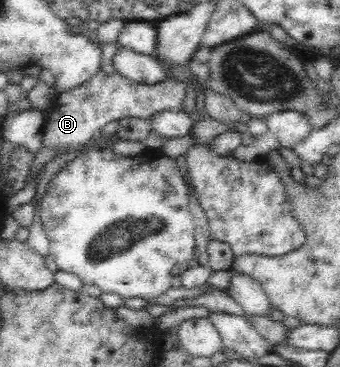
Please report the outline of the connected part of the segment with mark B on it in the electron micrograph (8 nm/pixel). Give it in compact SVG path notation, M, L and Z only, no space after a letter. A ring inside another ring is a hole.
M102 69L86 82L62 92L54 98L46 115L42 145L61 148L61 153L70 152L70 147L79 147L99 136L99 131L112 120L124 117L150 119L153 114L163 110L182 111L186 84L176 78L168 78L158 84L134 82L114 71L105 74Z

